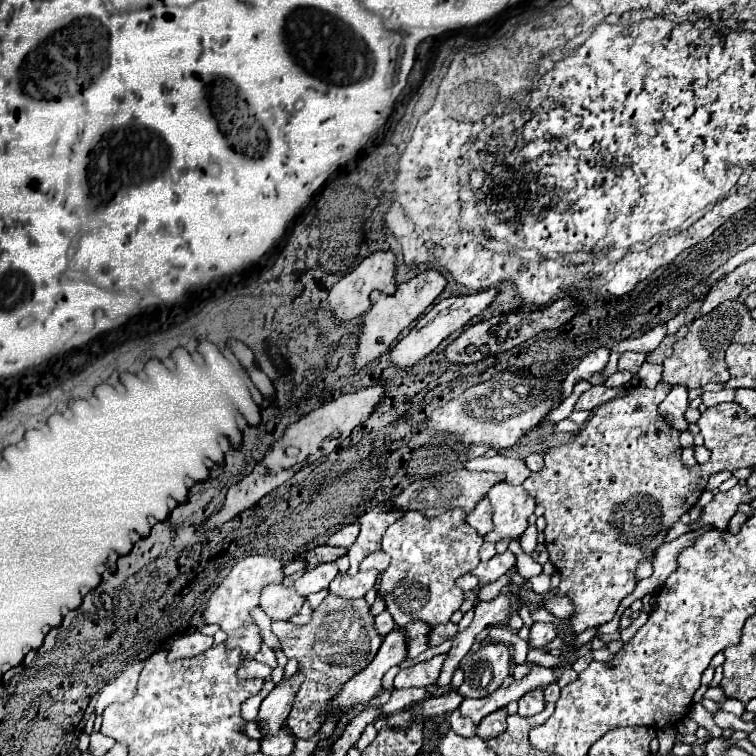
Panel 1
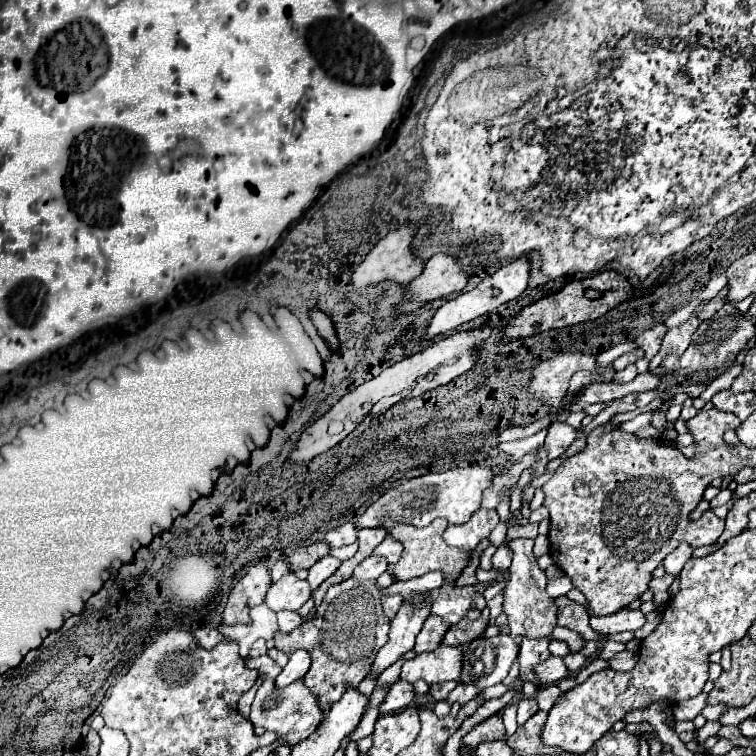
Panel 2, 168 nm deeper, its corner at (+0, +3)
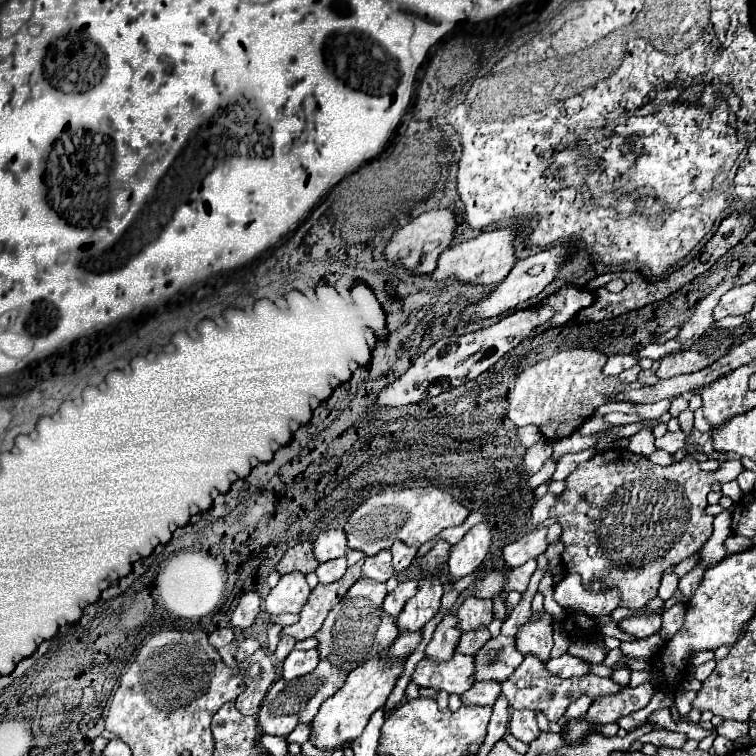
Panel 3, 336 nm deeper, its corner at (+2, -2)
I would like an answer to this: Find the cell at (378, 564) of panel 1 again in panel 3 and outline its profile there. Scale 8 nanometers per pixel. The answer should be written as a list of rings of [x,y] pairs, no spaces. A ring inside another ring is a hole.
[[[395,542],[391,546],[391,554],[393,554],[393,568],[395,568],[395,572],[401,572],[413,562],[413,558],[417,554],[417,548],[411,548],[411,546],[403,544],[403,542]]]

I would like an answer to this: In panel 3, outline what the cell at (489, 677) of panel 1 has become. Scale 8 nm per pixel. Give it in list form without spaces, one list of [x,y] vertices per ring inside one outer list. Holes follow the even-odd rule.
[[[497,636],[485,642],[485,646],[473,658],[473,680],[505,682],[513,674],[513,670],[523,662],[525,656],[515,648],[513,636]]]

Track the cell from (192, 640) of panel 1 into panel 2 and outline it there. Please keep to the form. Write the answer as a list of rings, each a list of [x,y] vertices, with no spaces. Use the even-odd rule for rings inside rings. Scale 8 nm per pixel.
[[[201,627],[195,631],[195,637],[199,641],[199,645],[203,645],[205,649],[213,649],[217,643],[221,643],[225,637],[217,631],[217,629],[209,629],[209,627]]]

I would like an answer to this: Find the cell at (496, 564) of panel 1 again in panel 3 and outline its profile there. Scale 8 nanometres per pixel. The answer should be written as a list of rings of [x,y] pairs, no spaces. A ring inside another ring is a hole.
[[[535,528],[535,532],[529,532],[527,536],[523,536],[521,540],[517,542],[511,542],[503,548],[503,562],[511,568],[515,566],[521,566],[525,564],[527,560],[531,558],[537,558],[539,554],[545,552],[547,548],[547,542],[545,542],[545,534],[547,534],[547,528]]]

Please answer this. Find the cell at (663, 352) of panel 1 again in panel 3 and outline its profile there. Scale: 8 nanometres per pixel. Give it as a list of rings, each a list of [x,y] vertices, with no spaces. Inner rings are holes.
[[[727,278],[727,280],[721,282],[709,296],[705,296],[705,298],[697,304],[695,314],[679,328],[679,334],[677,334],[677,338],[675,338],[675,340],[681,344],[679,350],[689,348],[689,346],[713,324],[711,312],[713,312],[715,304],[719,302],[719,298],[721,298],[729,288],[733,288],[733,282],[735,282],[735,280],[737,280],[737,278]]]

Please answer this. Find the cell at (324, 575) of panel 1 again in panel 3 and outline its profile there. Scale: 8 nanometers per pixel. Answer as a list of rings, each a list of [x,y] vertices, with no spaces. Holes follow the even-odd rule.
[[[337,558],[337,560],[329,560],[329,562],[323,562],[319,564],[319,568],[315,570],[317,578],[321,584],[329,584],[329,582],[335,582],[339,580],[347,570],[347,562],[345,558]]]

